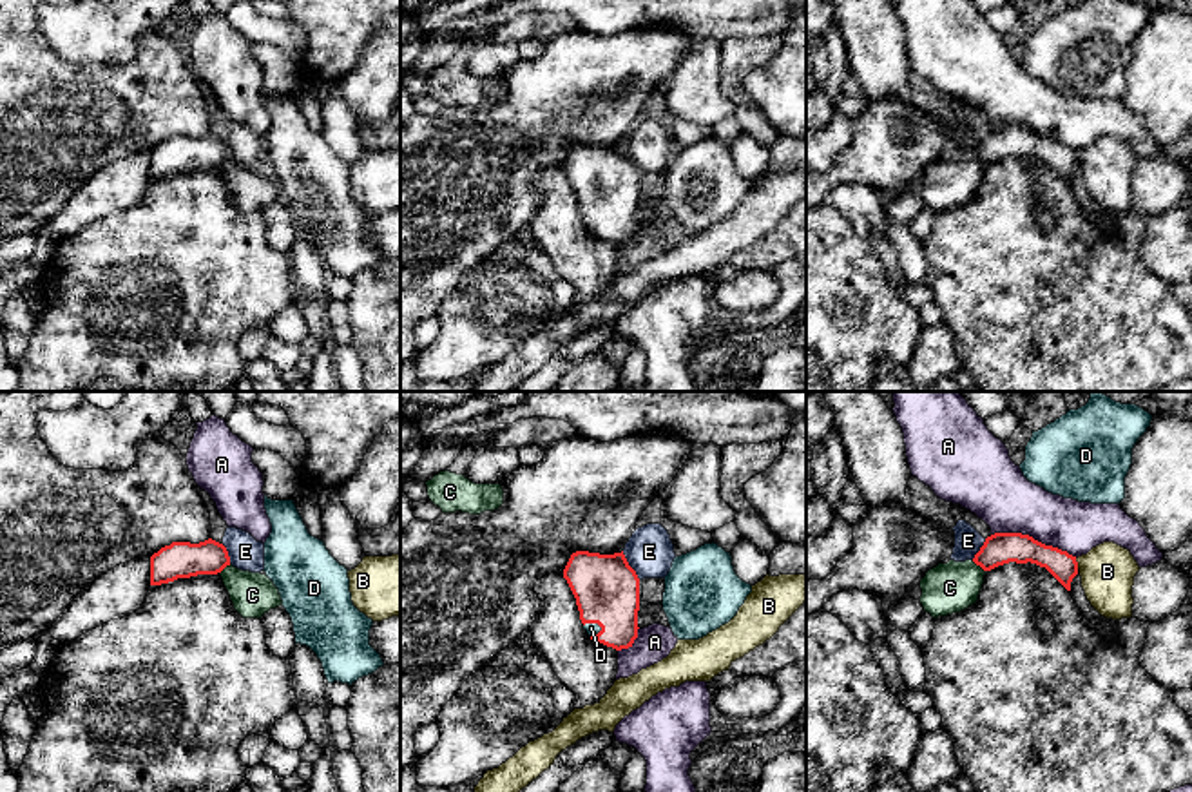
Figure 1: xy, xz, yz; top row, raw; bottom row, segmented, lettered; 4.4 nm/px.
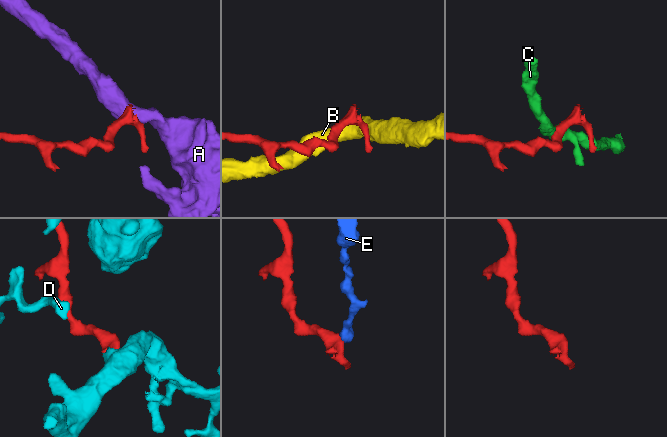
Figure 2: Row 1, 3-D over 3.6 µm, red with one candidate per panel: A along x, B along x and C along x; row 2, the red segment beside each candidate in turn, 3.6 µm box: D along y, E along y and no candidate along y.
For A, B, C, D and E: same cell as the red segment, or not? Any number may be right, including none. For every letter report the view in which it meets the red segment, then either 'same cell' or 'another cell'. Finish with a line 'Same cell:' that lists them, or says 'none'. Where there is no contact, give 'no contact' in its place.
A: meets red in yz; another cell
B: meets red in yz; another cell
C: meets red in yz; another cell
D: meets red in xz; same cell
E: meets red in xz; another cell
Same cell: D

